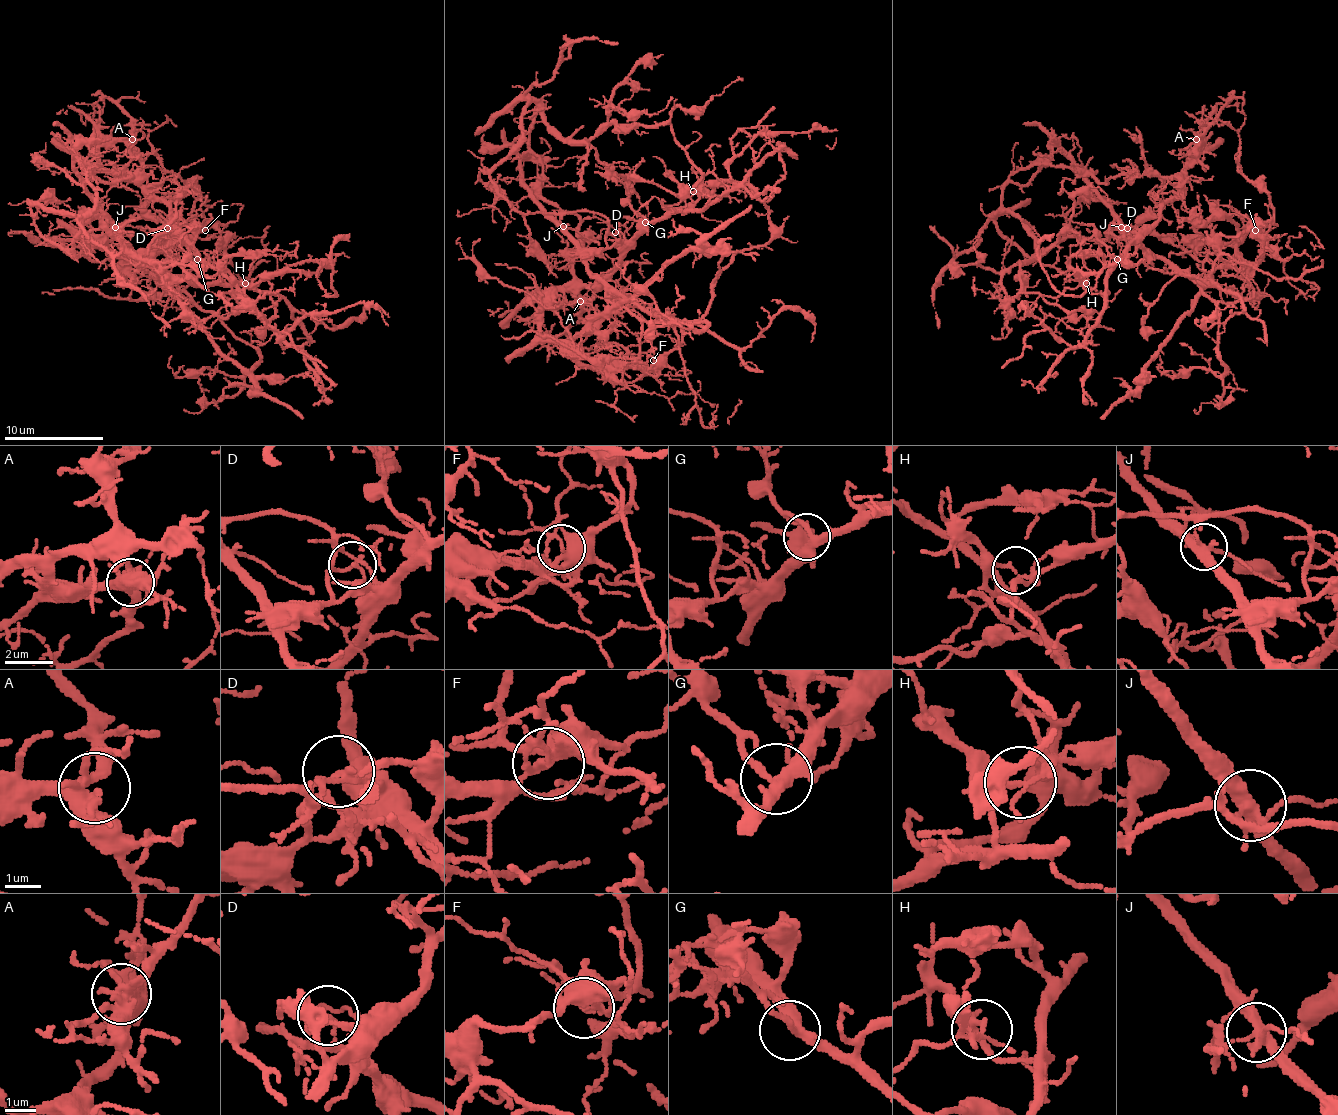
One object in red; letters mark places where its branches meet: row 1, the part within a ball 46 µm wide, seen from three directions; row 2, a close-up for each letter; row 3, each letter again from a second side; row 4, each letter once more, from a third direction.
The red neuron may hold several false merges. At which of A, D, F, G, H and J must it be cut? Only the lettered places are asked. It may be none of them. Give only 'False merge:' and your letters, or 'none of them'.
False merge: D, F, H, J

